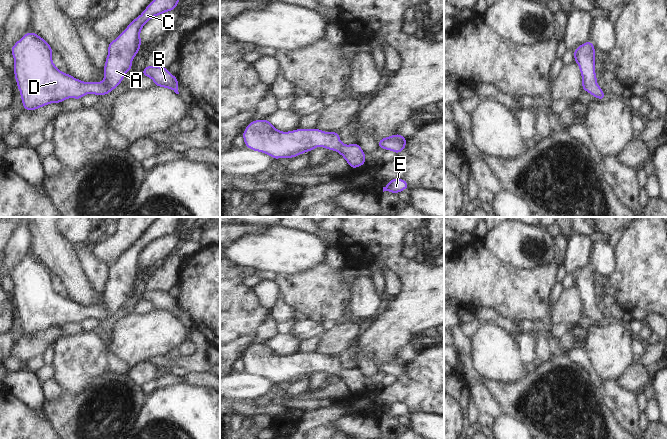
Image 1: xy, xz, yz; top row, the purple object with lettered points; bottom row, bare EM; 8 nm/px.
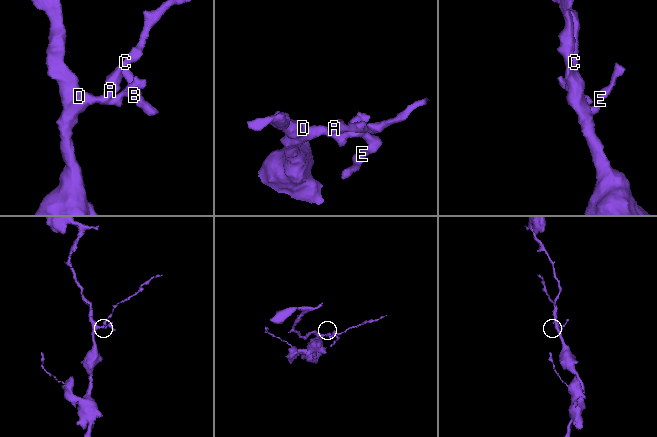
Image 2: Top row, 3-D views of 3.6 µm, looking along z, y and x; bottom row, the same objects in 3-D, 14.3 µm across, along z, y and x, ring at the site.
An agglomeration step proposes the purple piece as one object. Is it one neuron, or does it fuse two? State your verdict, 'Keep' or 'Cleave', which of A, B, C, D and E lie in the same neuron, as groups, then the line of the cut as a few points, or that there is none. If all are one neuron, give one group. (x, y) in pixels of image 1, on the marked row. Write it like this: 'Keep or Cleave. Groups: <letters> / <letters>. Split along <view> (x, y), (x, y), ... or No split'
Keep. Groups: A B C D E. No split.

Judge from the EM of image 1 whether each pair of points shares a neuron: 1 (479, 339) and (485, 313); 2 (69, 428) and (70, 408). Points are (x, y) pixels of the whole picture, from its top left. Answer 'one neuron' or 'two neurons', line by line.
1: two neurons
2: one neuron

